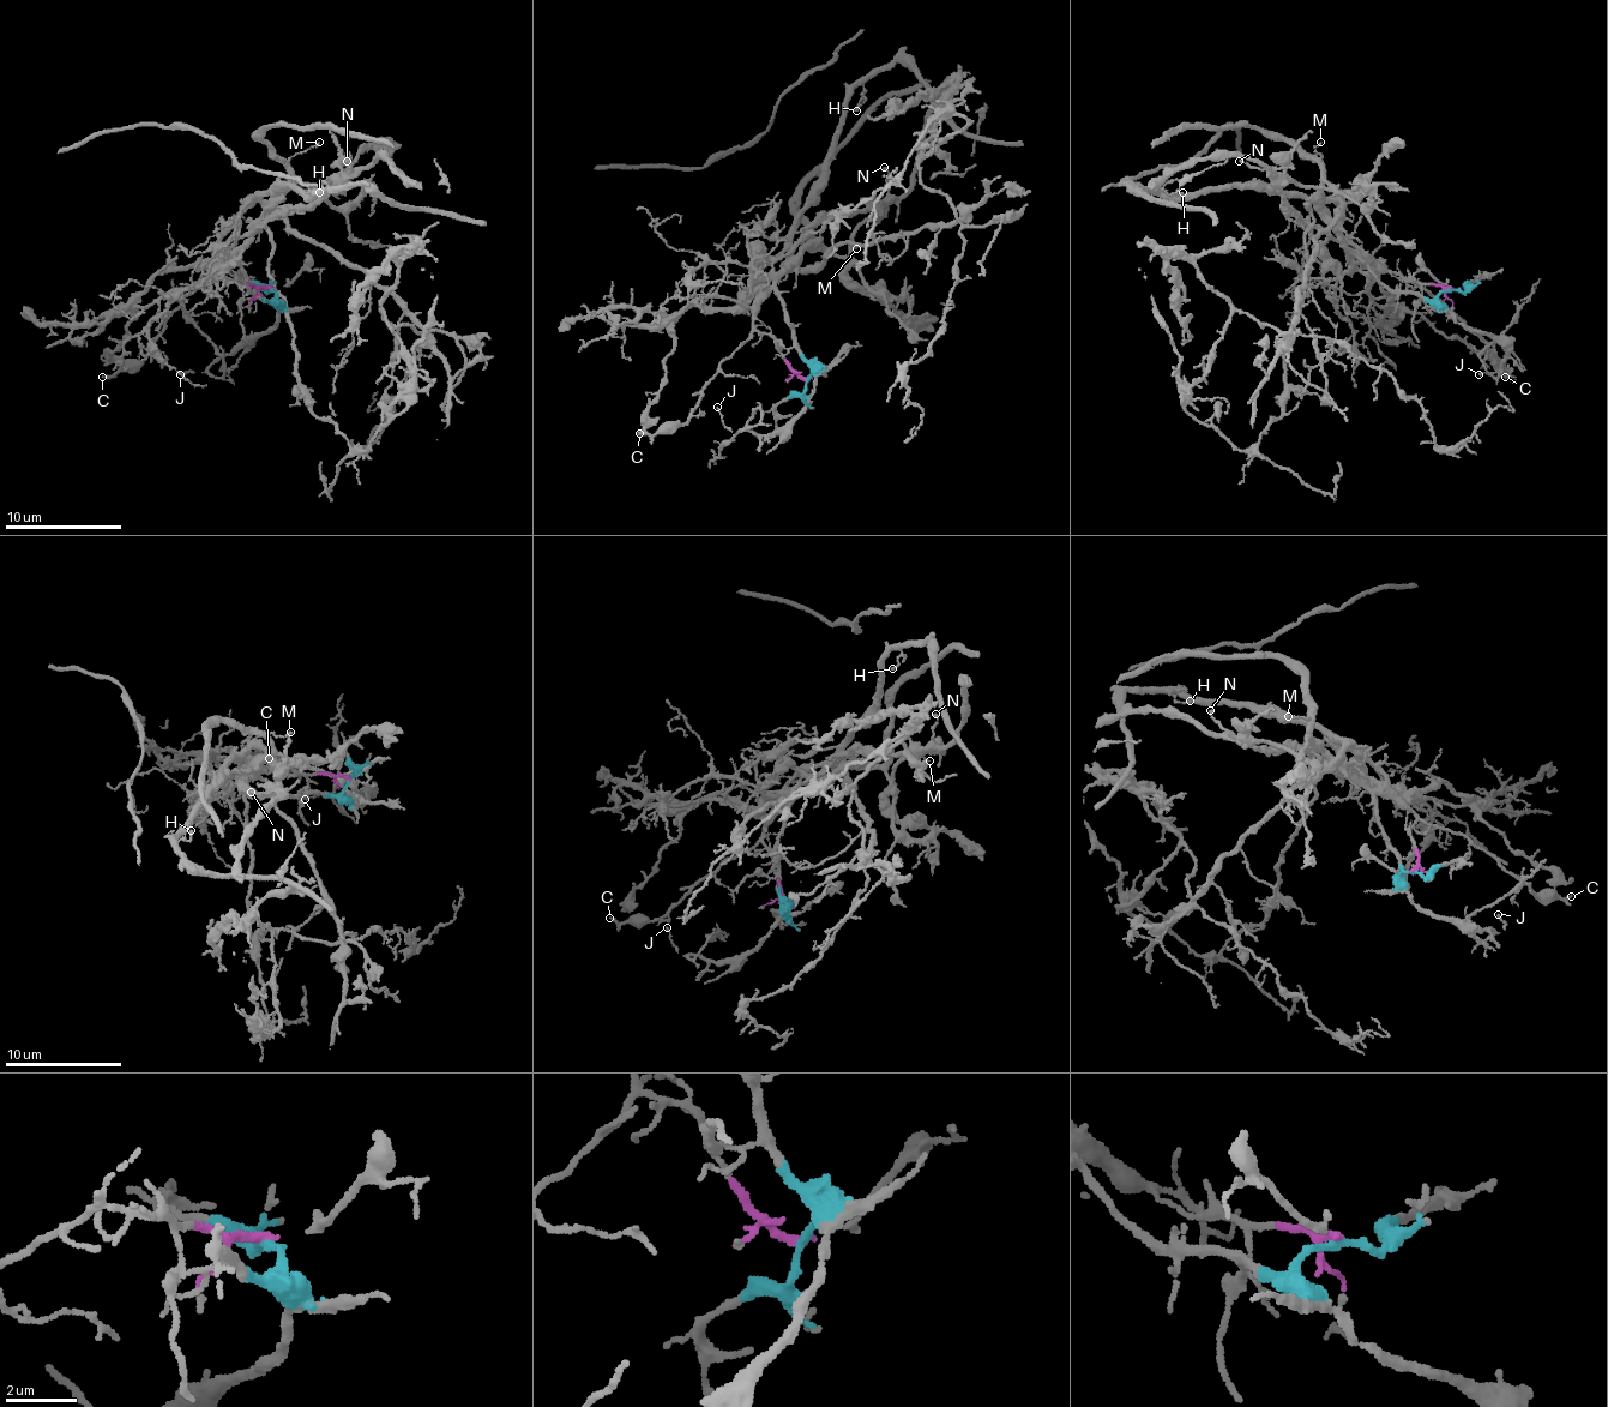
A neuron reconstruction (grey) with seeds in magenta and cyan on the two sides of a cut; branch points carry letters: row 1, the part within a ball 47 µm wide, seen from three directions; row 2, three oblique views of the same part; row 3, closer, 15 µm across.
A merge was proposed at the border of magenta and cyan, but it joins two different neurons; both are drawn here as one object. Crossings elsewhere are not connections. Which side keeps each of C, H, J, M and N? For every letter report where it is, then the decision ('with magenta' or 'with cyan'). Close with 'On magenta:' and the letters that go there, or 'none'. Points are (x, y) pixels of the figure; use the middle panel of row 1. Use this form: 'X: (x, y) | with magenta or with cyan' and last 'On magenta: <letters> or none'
C: (639, 433) | with magenta
H: (856, 110) | with magenta
J: (717, 407) | with cyan
M: (856, 248) | with cyan
N: (884, 167) | with cyan
On magenta: C, H

